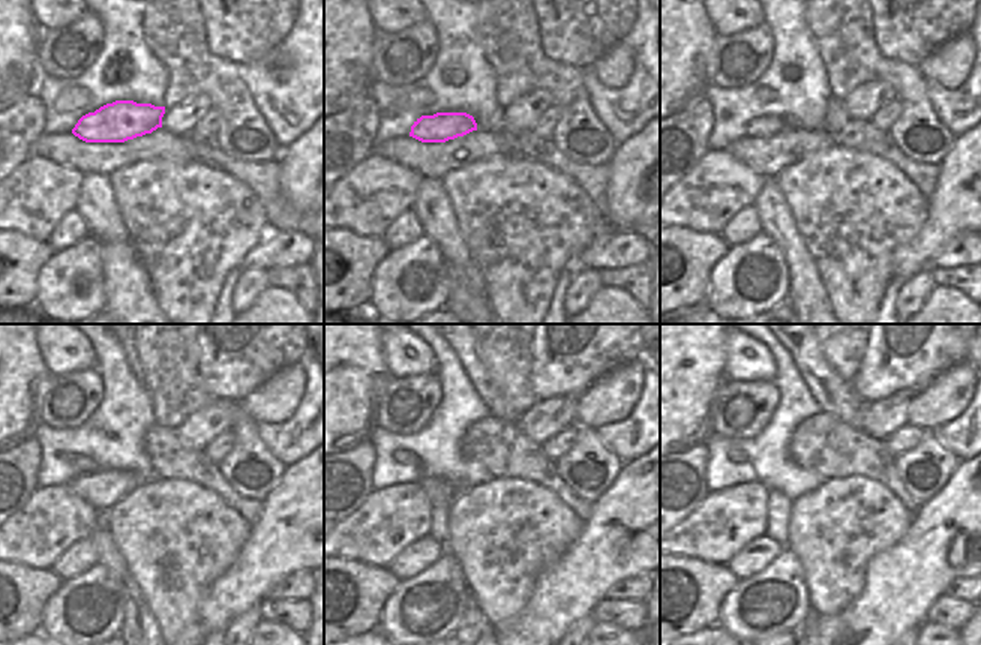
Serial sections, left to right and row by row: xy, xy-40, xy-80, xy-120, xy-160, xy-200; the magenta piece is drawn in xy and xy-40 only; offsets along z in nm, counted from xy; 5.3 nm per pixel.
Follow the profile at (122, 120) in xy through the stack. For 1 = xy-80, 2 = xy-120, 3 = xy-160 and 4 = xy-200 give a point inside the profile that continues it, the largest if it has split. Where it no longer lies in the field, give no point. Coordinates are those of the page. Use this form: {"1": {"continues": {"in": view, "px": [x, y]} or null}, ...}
{"1": {"continues": {"in": "xy-80", "px": [765, 126]}}, "2": {"continues": {"in": "xy-120", "px": [84, 465]}}, "3": {"continues": {"in": "xy-160", "px": [401, 456]}}, "4": {"continues": {"in": "xy-200", "px": [737, 456]}}}

